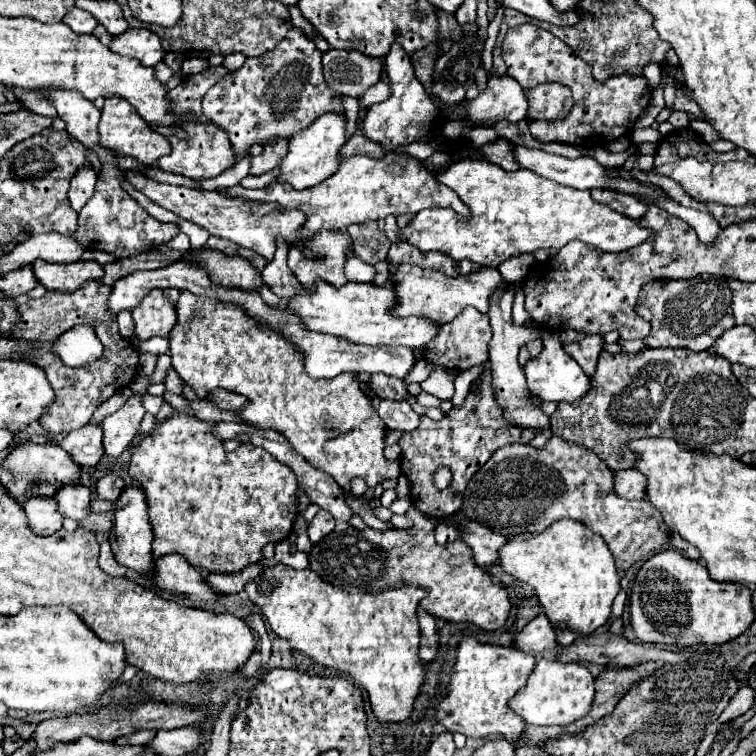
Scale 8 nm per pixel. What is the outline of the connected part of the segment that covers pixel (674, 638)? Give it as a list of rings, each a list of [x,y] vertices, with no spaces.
[[[677,550],[651,556],[637,572],[635,584],[629,596],[629,612],[631,628],[641,642],[677,646],[723,644],[745,632],[755,618],[747,586],[713,580],[701,562],[689,560]]]

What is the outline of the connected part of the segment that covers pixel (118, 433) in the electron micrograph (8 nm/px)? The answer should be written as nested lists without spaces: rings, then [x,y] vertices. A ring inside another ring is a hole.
[[[133,392],[131,398],[111,416],[107,416],[101,424],[105,436],[103,436],[103,446],[107,456],[119,456],[135,438],[139,430],[139,422],[145,416],[143,408],[143,396],[139,392]]]

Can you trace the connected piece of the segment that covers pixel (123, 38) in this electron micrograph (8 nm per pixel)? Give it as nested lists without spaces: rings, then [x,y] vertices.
[[[129,28],[123,34],[115,36],[111,42],[111,52],[119,56],[137,58],[143,66],[155,66],[163,60],[163,46],[155,32],[147,28]]]

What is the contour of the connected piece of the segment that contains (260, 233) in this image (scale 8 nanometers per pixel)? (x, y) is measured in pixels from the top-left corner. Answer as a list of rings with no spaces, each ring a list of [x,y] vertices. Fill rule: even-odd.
[[[141,180],[141,190],[149,198],[155,198],[155,202],[159,206],[167,208],[169,212],[209,230],[213,236],[227,238],[243,248],[255,250],[257,254],[261,254],[267,260],[271,260],[275,254],[275,238],[277,236],[283,236],[287,244],[297,244],[297,246],[303,240],[299,236],[303,216],[301,216],[301,212],[295,212],[295,210],[279,212],[279,208],[275,208],[275,204],[253,204],[251,206],[245,200],[225,198],[219,192],[193,190],[193,188],[185,188],[185,186],[171,186],[171,184],[161,184],[155,180],[147,180],[147,184],[143,184],[143,180]]]

